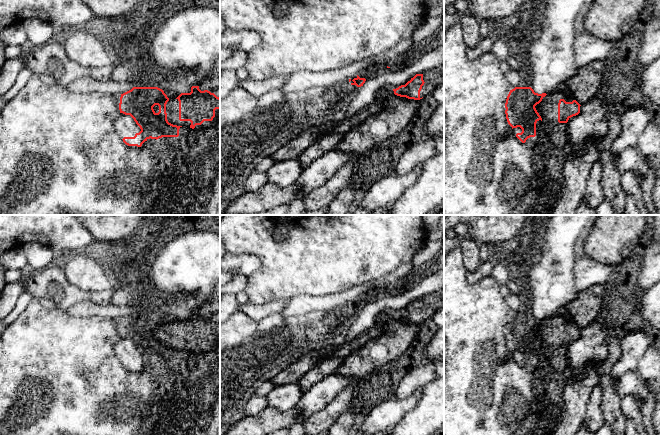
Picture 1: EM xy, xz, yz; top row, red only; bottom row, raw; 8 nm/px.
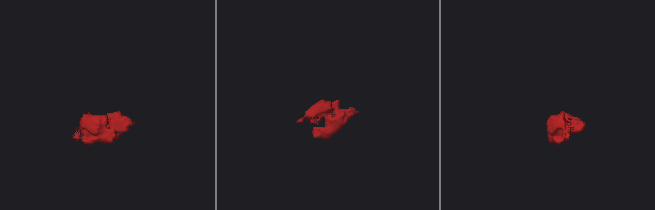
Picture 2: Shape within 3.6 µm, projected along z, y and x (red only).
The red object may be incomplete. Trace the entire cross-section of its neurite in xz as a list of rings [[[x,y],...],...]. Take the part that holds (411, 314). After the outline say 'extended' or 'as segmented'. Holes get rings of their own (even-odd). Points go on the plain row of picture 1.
[[[444,289],[424,298],[416,298],[405,309],[396,313],[387,312],[383,314],[379,318],[376,328],[363,333],[360,341],[368,342],[382,335],[386,323],[392,319],[420,324],[424,320],[432,318],[433,314],[442,308],[444,308]]]; extended

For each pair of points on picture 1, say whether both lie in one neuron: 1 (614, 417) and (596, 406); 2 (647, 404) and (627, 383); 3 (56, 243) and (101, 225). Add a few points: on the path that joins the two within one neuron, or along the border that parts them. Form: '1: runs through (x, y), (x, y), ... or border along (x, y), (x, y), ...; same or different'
1: border along (601, 385), (601, 410), (605, 422); different
2: runs through (645, 398), (633, 386); same
3: border along (82, 225), (97, 240); different

